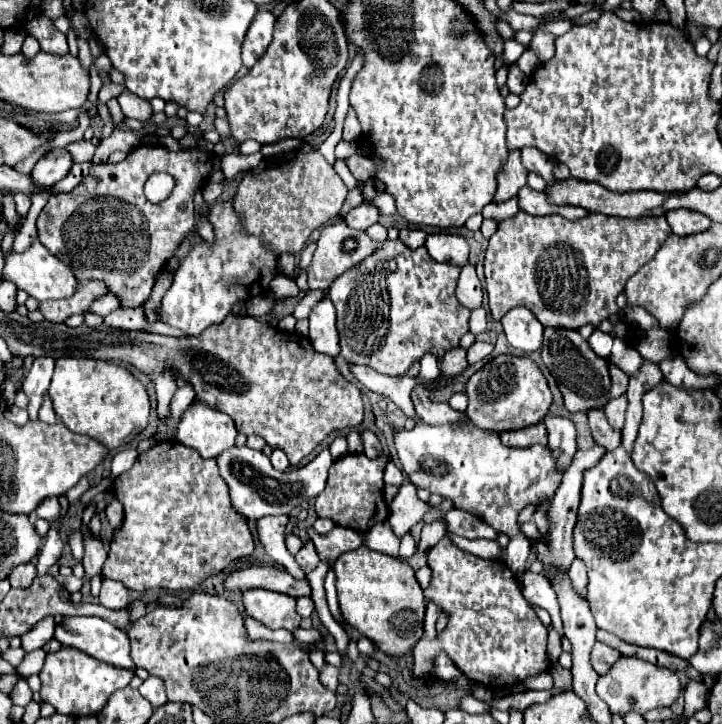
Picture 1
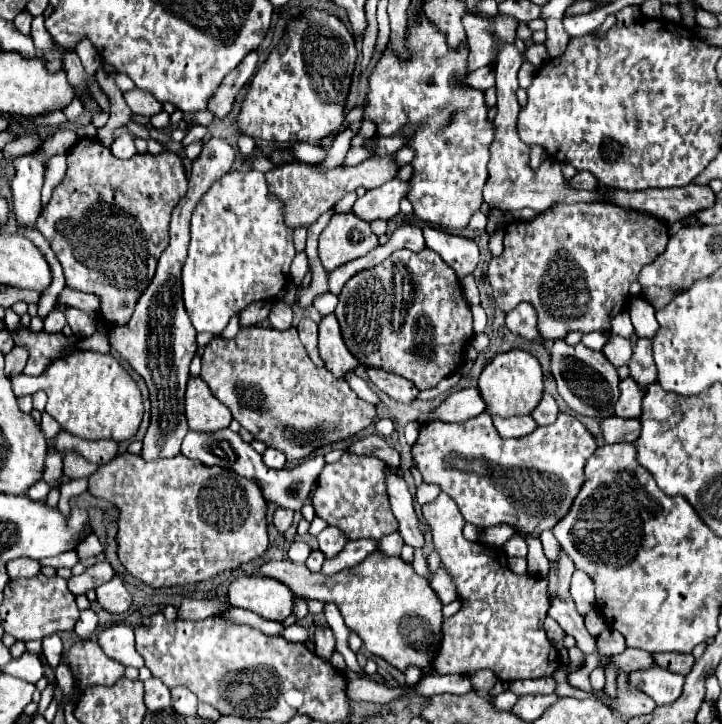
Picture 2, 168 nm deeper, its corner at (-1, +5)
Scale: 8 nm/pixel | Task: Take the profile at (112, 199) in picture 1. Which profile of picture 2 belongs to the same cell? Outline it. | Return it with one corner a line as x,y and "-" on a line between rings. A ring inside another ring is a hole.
82,138
68,152
68,172
54,188
52,200
36,220
36,228
50,242
56,258
60,260
66,276
66,286
80,292
100,296
100,316
110,324
126,324
134,306
150,280
154,278
156,262
168,244
170,214
178,200
188,190
188,178
174,152
160,154
134,154
128,160
116,158
110,148
98,140
-
154,236
160,236
156,242

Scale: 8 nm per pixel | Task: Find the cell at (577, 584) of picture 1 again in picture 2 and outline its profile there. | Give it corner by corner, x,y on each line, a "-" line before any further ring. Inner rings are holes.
576,570
572,576
572,598
576,602
578,612
584,616
594,608
594,582
590,582
590,576
584,574
582,570

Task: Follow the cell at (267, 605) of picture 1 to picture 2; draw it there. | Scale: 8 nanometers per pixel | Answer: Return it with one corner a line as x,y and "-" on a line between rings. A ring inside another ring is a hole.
240,576
228,588
228,602
266,620
282,622
292,614
294,594
282,582
264,576

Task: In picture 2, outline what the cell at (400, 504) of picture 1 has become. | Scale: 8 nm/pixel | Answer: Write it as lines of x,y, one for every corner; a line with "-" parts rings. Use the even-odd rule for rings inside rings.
394,532
394,534
388,534
386,538
380,540
380,548
378,550
384,552
384,554
390,554
390,556
398,556
400,550
402,550
402,546
404,546
402,536
398,532

